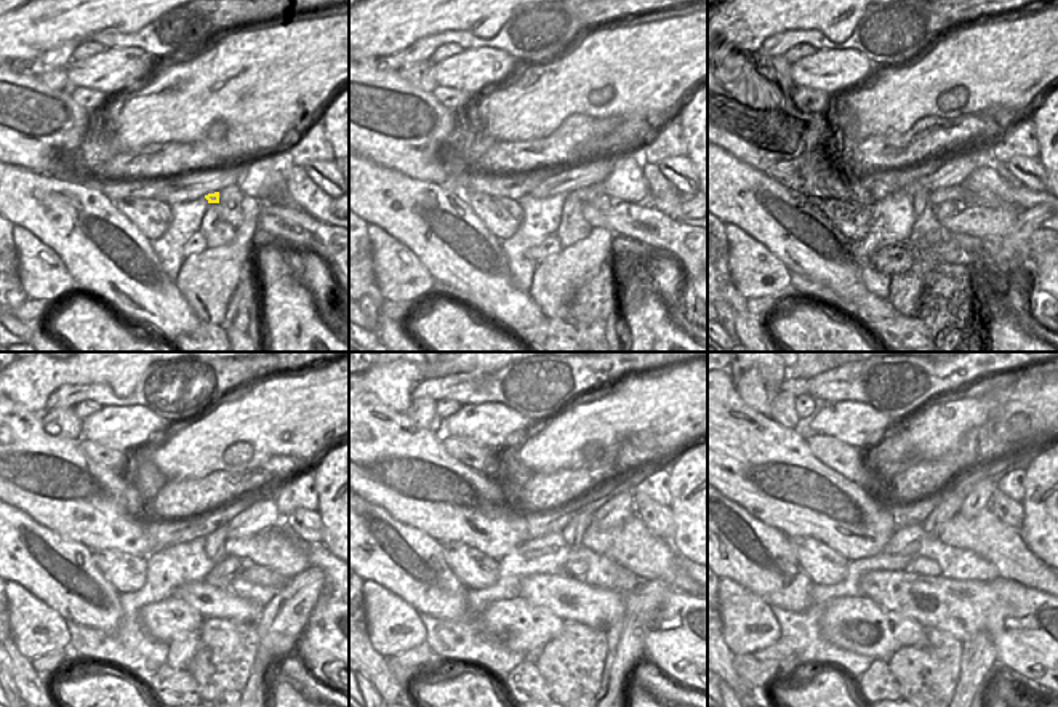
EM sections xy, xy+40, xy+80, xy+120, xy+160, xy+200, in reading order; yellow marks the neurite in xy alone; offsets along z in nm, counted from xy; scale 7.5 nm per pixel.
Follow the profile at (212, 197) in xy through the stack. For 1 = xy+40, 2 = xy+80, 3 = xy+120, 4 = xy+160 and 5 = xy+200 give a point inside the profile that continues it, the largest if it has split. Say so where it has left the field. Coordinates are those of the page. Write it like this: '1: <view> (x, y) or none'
1: xy+40 (588, 194)
2: xy+80 (949, 194)
3: xy+120 (277, 549)
4: xy+160 (633, 546)
5: xy+200 (1002, 546)

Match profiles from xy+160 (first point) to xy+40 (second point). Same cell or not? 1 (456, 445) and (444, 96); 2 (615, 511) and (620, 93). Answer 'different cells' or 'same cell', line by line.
1: same cell
2: different cells

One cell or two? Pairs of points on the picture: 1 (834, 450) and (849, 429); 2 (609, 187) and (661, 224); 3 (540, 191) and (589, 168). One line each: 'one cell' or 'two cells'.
1: two cells
2: two cells
3: one cell

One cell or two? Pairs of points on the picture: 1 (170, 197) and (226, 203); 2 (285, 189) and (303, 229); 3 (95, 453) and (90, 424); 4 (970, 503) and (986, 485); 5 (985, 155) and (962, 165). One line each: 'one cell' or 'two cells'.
1: two cells
2: two cells
3: two cells
4: one cell
5: one cell

